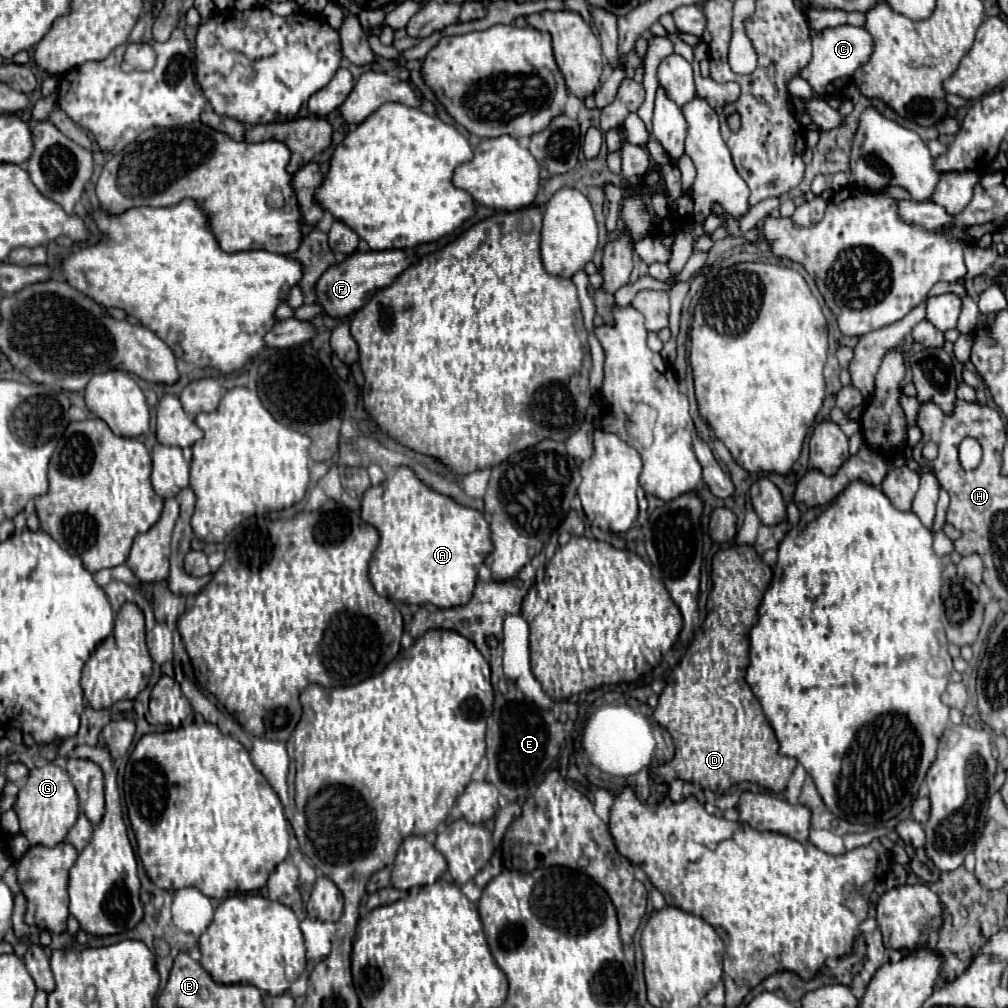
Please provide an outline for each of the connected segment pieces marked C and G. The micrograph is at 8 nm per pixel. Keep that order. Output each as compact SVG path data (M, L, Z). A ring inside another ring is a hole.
M843 24L843 26L837 26L837 28L825 28L821 32L813 30L811 32L811 38L813 38L813 58L811 62L799 72L799 76L803 80L809 82L809 86L823 96L827 96L829 92L829 84L833 84L837 80L839 84L839 90L843 90L845 86L849 86L851 82L851 76L853 72L863 64L867 62L871 50L873 50L873 42L871 42L871 36L867 34L867 30L863 28L855 28L855 26L849 26L849 24Z
M45 764L29 770L29 776L25 780L25 786L19 790L19 798L13 810L19 816L21 834L29 840L31 846L55 846L65 840L69 828L75 824L79 814L79 800L69 774L57 764Z

